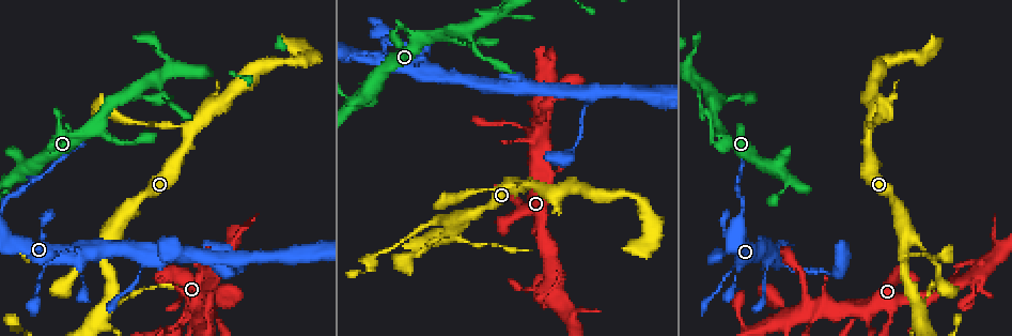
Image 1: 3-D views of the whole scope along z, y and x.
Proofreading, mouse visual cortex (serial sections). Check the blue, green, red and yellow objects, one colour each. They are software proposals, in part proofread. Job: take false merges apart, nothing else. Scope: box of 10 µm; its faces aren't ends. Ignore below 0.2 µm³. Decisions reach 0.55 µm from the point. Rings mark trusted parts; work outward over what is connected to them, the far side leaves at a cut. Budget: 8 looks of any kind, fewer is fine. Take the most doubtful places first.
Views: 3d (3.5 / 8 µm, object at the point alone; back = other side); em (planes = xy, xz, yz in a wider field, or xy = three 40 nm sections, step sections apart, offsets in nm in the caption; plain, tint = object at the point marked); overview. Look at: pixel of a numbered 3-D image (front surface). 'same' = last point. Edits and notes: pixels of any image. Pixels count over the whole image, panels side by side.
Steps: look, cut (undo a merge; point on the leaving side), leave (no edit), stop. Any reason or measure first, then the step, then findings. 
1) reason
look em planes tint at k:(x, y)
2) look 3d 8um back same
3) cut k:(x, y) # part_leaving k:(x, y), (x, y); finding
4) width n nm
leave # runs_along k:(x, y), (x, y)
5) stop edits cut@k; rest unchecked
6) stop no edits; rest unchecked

calibre changes
look 3d 3.5um at 1:(248, 260)

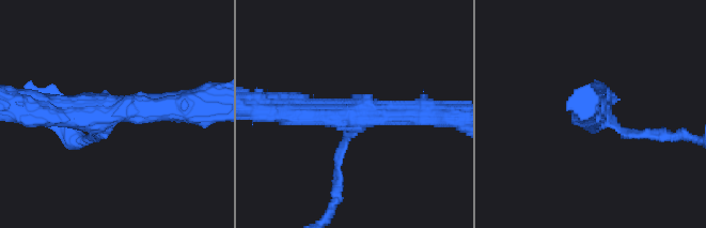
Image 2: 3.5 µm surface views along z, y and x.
arms 3; arm_widths 150, 350, 400 nm; need the tissue
look em xy step 1 tint at 2:(348, 121)

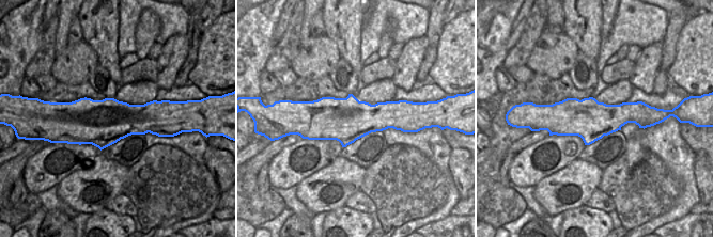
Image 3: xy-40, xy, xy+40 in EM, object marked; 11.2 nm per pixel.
leave # one cell here

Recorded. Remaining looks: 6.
thin arm on a thick one
look 3d 3.5um at 1:(16, 178)

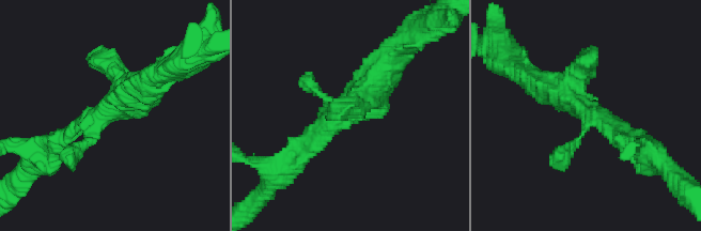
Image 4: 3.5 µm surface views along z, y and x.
now the EM
look em xy step 2 plain at 4:(109, 112)

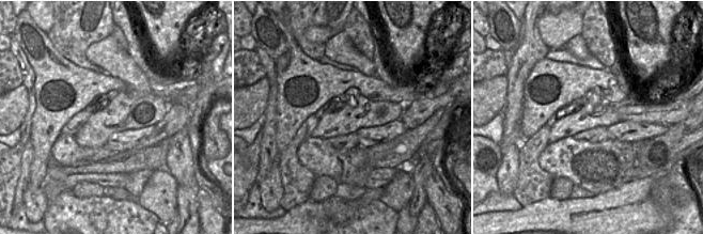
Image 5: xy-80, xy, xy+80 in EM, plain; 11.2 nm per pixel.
where the object lies
look em xy step 2 tint same

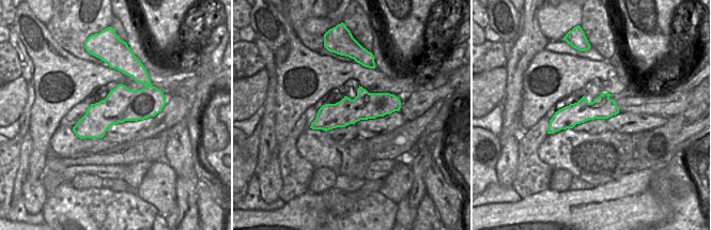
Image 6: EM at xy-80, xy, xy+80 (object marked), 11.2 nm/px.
width 300 nm
leave # runs_along 6:(398, 105), (366, 105), (313, 125); one cell here

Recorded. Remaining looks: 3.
look 3d 3.5um at 1:(544, 238)

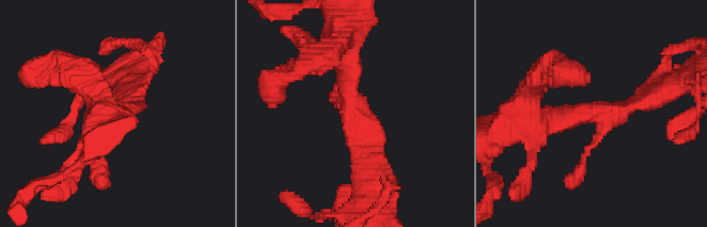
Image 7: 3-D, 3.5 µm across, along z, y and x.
arms 3; arm_widths 100, 300, 300 nm
look em xy step 3 tint at 7:(599, 112)

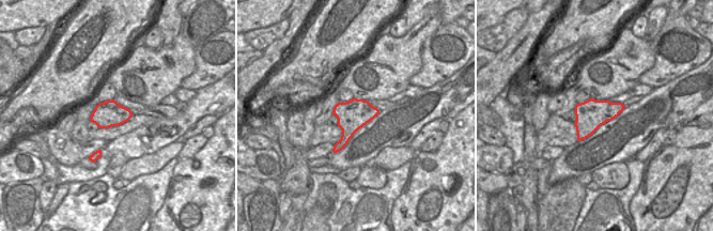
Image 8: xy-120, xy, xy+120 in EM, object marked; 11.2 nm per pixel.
another direction
look em xy step 2 tint same

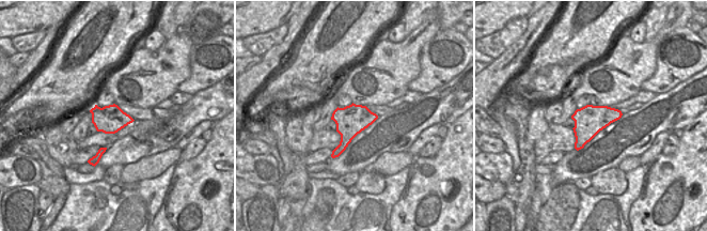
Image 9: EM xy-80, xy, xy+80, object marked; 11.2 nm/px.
leave # runs_along 7:(342, 40), (367, 180); one cell here

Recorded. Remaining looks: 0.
stop no edits; rest unchecked

